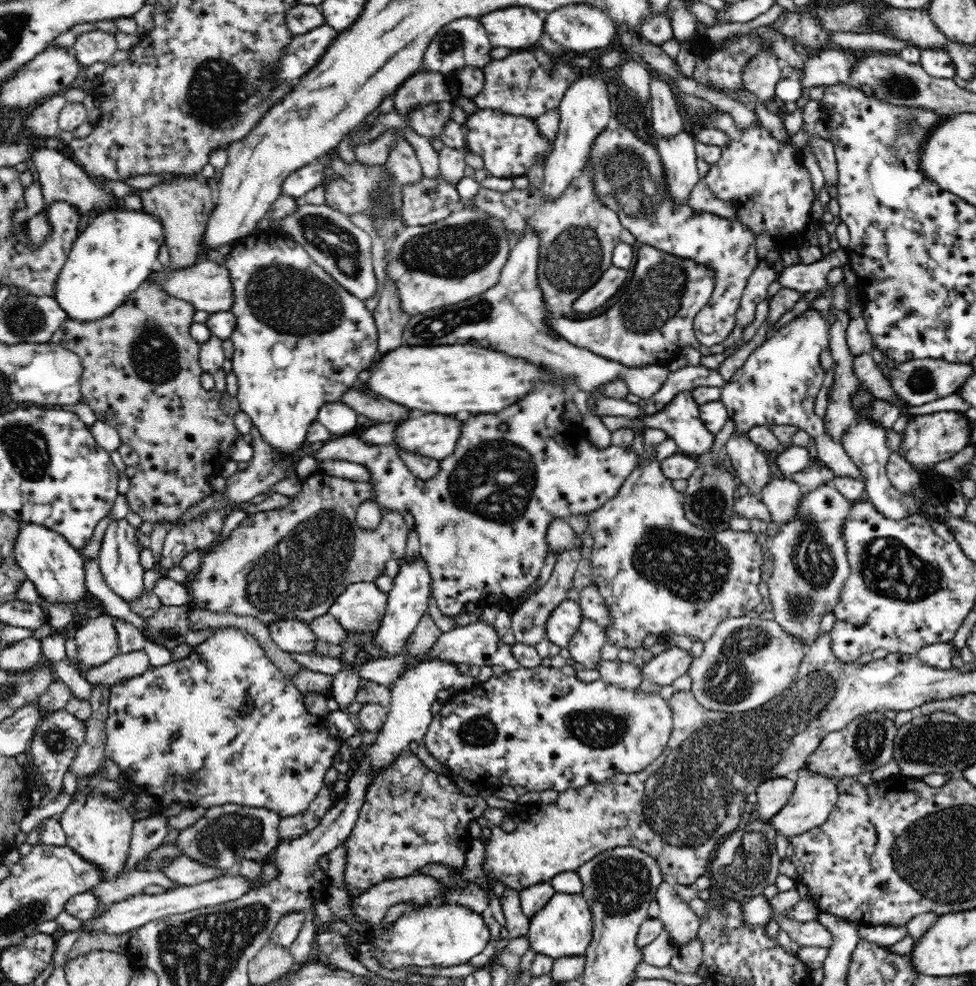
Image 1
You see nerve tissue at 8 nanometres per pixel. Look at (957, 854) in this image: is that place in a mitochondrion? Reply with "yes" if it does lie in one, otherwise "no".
yes

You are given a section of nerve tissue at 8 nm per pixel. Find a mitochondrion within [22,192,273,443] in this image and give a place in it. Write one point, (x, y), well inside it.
(153, 351)

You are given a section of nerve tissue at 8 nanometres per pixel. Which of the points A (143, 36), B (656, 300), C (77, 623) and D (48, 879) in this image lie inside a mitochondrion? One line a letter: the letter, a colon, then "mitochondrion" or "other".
A: other
B: mitochondrion
C: other
D: other

